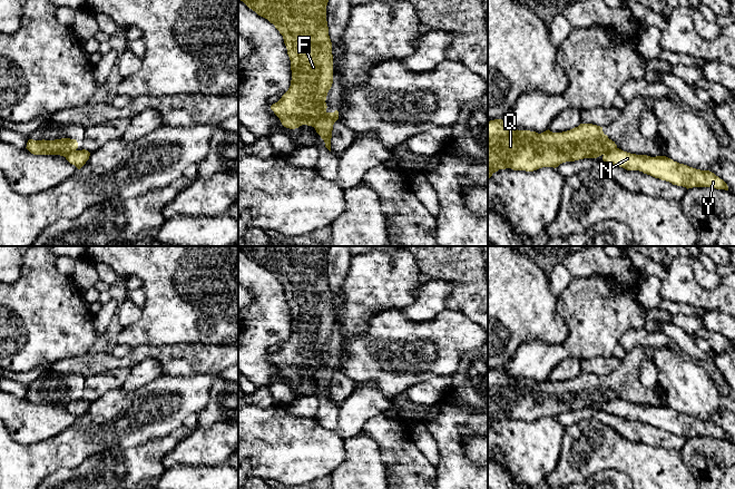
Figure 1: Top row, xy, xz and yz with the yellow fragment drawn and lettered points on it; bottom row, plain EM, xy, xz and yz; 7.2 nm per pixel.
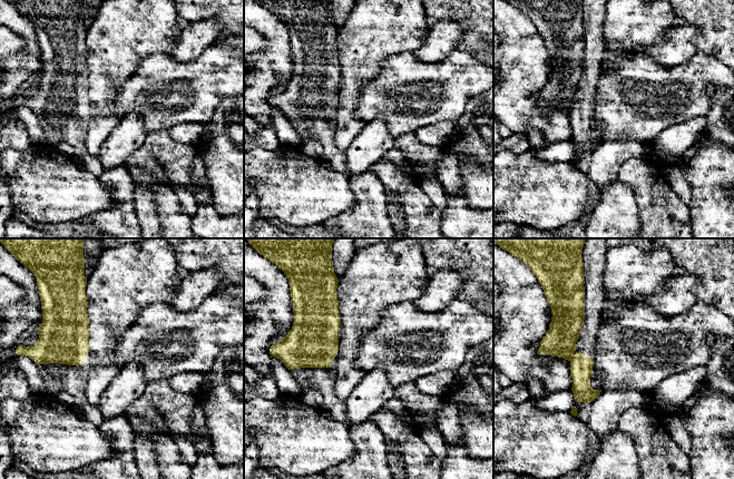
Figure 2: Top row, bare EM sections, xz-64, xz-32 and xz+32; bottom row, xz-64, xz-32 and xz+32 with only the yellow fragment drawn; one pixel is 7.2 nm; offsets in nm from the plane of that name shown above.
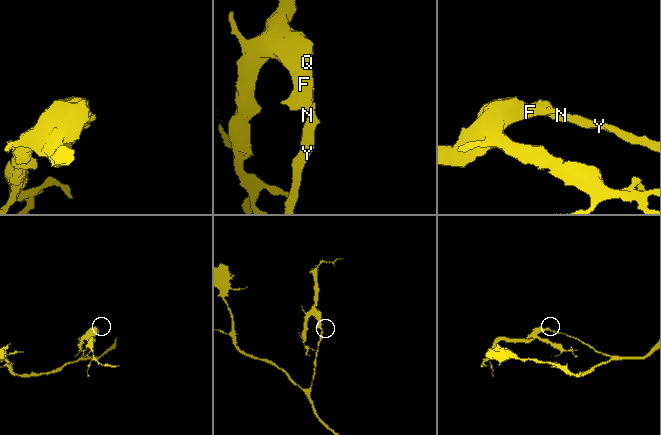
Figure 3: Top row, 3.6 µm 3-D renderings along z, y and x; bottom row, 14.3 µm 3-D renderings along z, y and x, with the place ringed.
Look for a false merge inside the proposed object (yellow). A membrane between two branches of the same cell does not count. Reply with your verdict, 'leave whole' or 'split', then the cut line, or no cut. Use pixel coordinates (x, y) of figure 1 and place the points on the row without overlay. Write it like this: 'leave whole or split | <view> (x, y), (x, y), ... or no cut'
leave whole | no cut

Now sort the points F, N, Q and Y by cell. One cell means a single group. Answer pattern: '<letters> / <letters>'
F N Q Y

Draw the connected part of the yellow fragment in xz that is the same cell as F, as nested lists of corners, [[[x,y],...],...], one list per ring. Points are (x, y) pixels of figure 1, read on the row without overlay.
[[[238,246],[249,258],[267,268],[283,285],[291,310],[292,330],[288,340],[271,355],[282,374],[290,379],[312,375],[331,401],[331,388],[339,361],[326,361],[326,345],[333,333],[332,292],[326,271],[330,246]]]

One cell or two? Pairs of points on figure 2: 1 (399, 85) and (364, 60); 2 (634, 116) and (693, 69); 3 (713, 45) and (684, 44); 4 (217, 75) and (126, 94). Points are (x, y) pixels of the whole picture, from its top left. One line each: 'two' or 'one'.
1: two
2: one
3: two
4: one

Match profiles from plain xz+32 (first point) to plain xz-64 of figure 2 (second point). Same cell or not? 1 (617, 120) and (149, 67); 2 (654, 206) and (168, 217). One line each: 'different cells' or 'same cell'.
1: same cell
2: same cell

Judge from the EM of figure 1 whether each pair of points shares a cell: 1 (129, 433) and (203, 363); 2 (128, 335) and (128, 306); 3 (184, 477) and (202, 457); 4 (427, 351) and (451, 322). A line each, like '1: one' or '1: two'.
1: two
2: two
3: two
4: one

